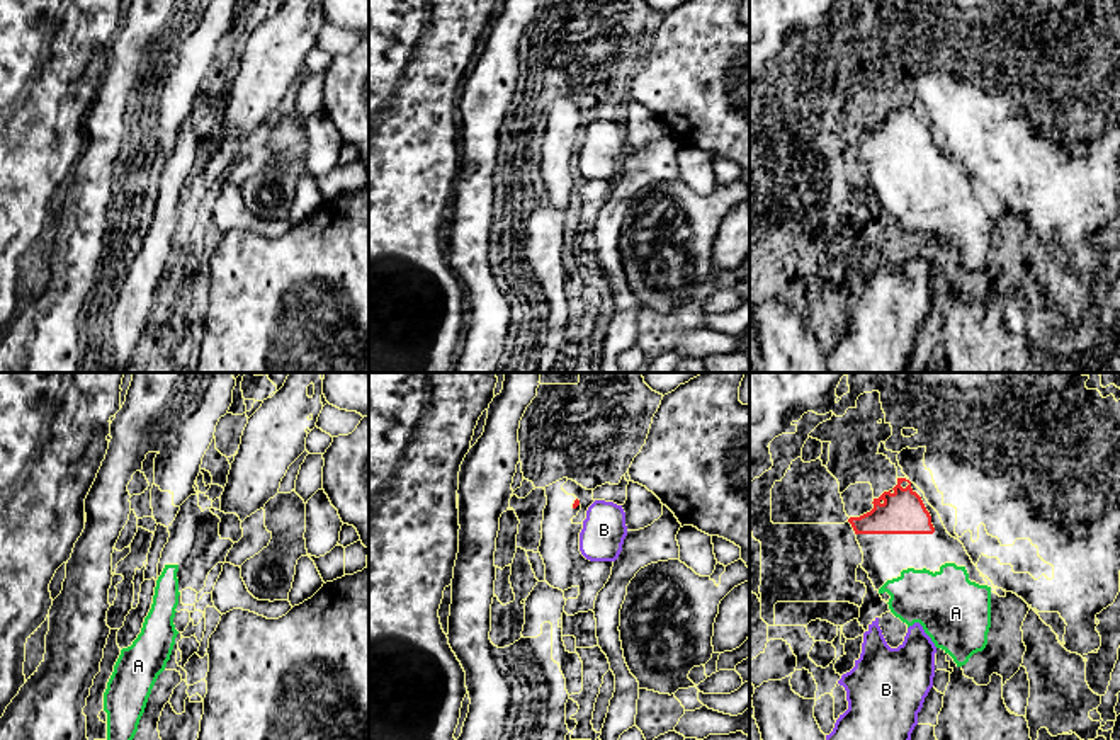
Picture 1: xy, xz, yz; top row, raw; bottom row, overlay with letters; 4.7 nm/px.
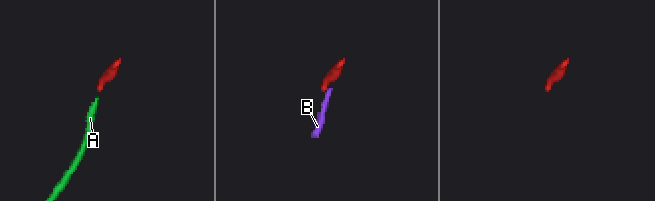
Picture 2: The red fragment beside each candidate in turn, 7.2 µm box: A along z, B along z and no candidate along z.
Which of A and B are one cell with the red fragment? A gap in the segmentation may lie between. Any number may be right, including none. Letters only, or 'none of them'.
A

